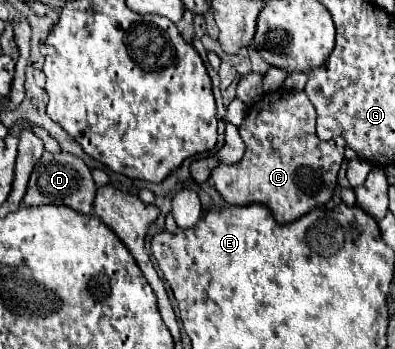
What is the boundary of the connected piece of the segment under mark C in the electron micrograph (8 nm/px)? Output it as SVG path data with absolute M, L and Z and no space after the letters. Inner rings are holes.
M280 89L262 95L262 99L248 109L246 119L238 129L246 143L242 161L236 165L218 165L212 171L214 187L226 203L262 203L272 209L278 223L292 223L330 201L346 143L340 137L330 143L316 137L316 111L304 91Z

